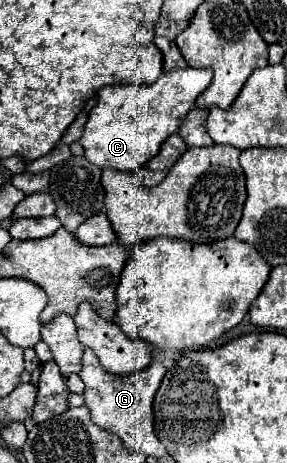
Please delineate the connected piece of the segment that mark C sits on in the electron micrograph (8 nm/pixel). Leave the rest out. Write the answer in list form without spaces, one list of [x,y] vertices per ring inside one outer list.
[[[180,68],[162,74],[150,86],[104,86],[98,92],[98,102],[88,114],[80,144],[84,158],[98,168],[112,168],[118,172],[140,170],[152,160],[162,142],[174,134],[186,114],[194,108],[196,98],[210,86],[212,74],[208,70]]]

